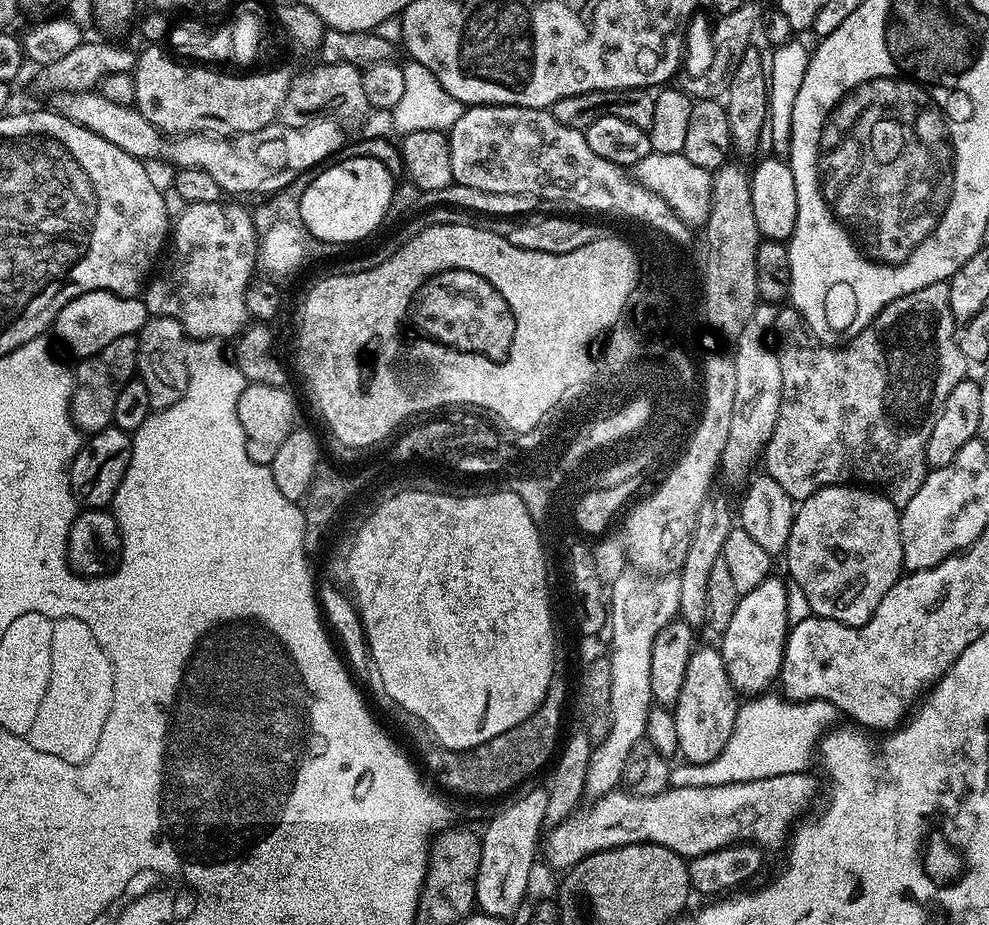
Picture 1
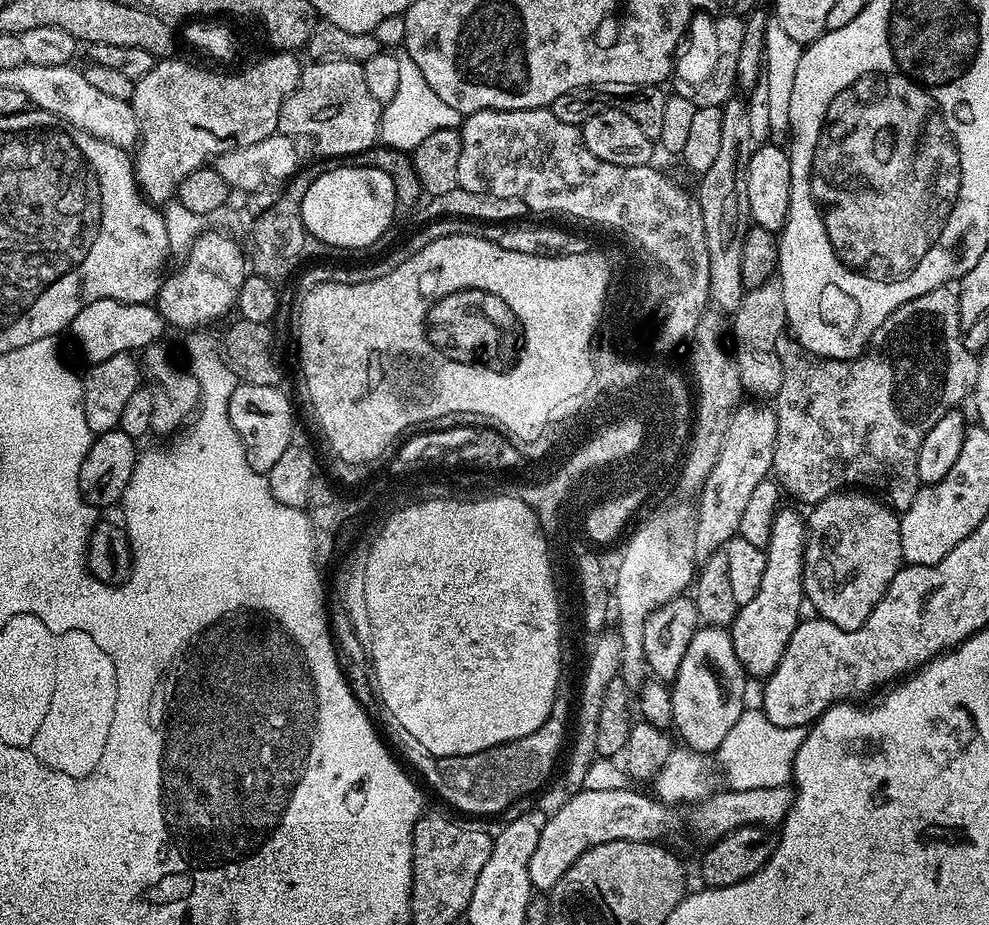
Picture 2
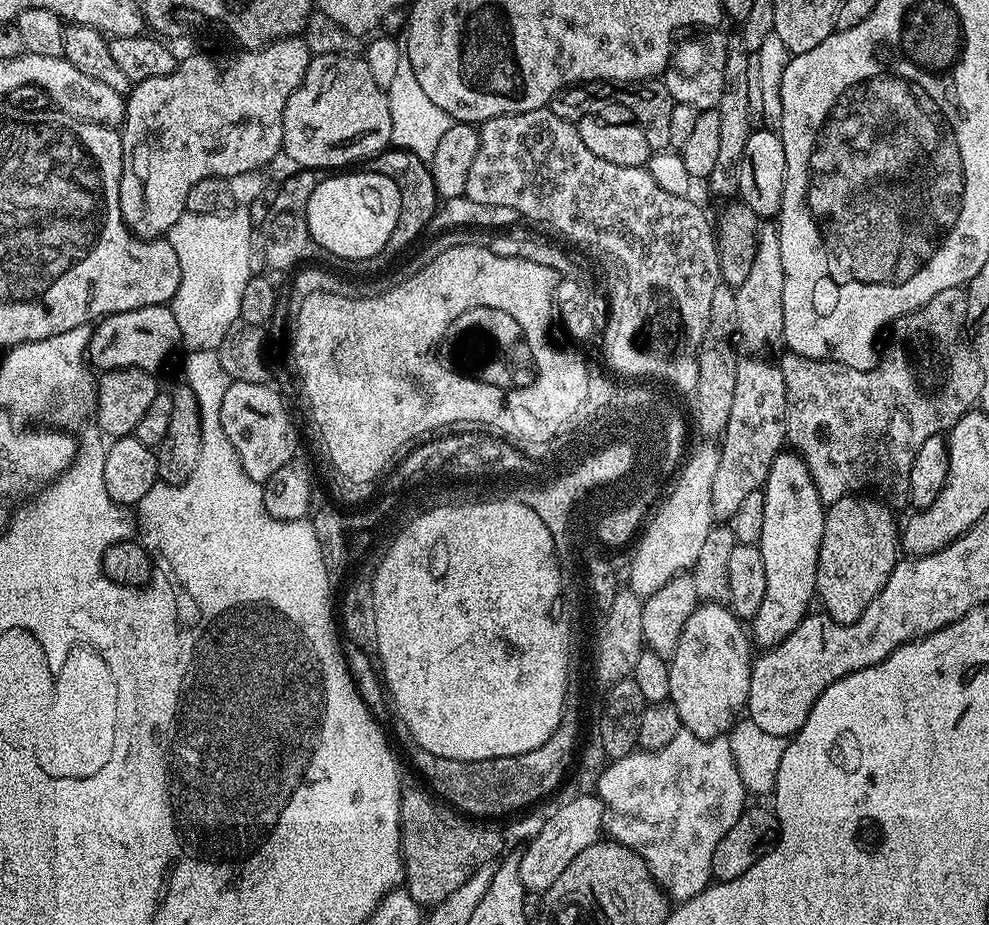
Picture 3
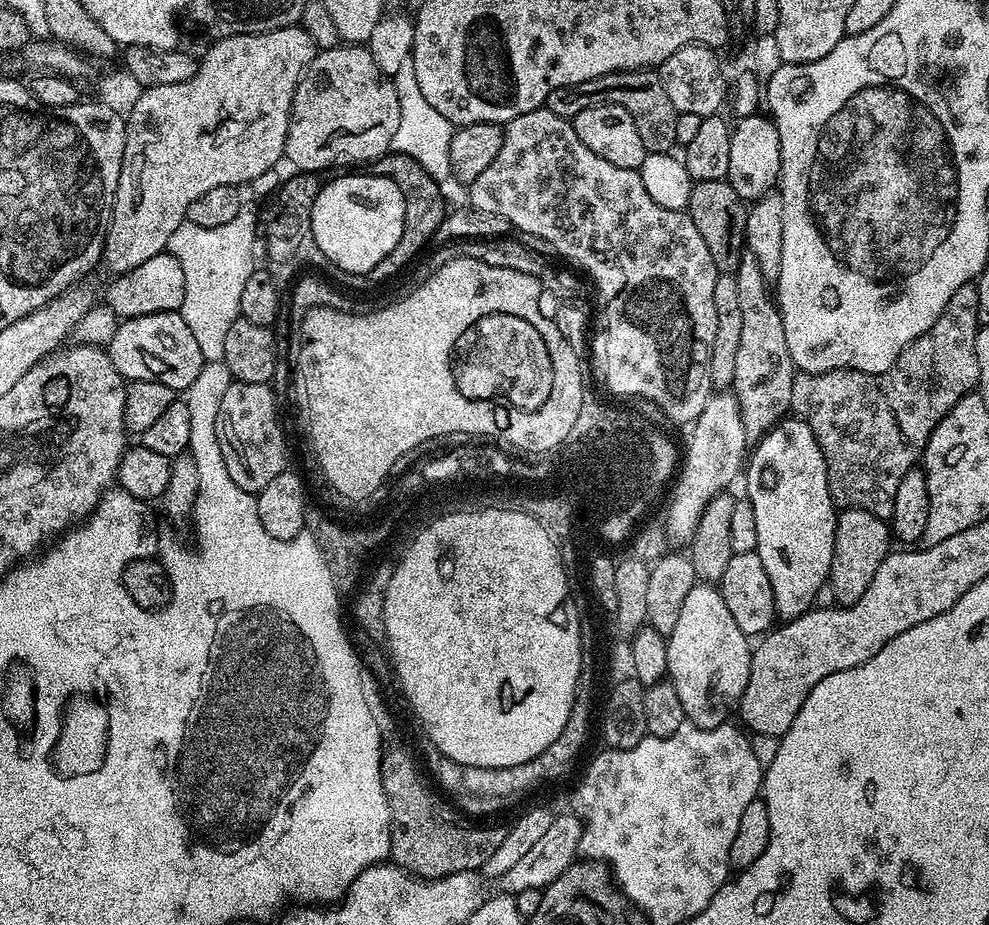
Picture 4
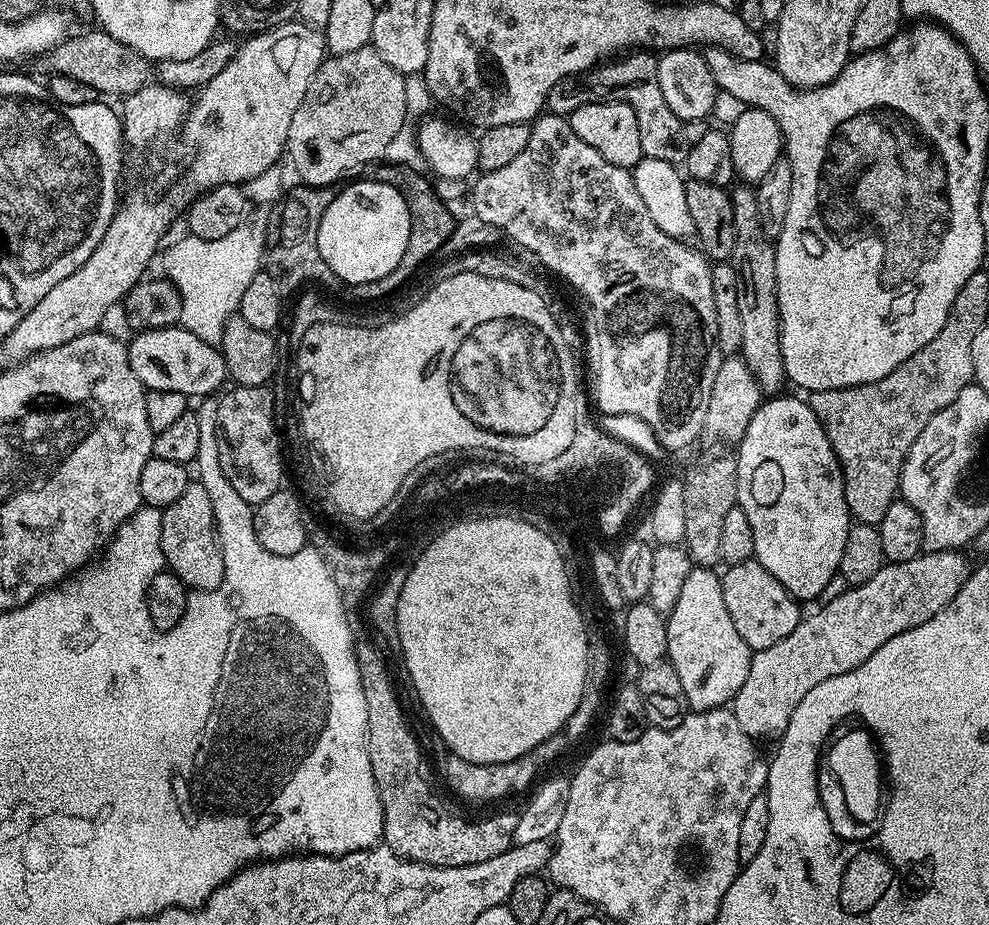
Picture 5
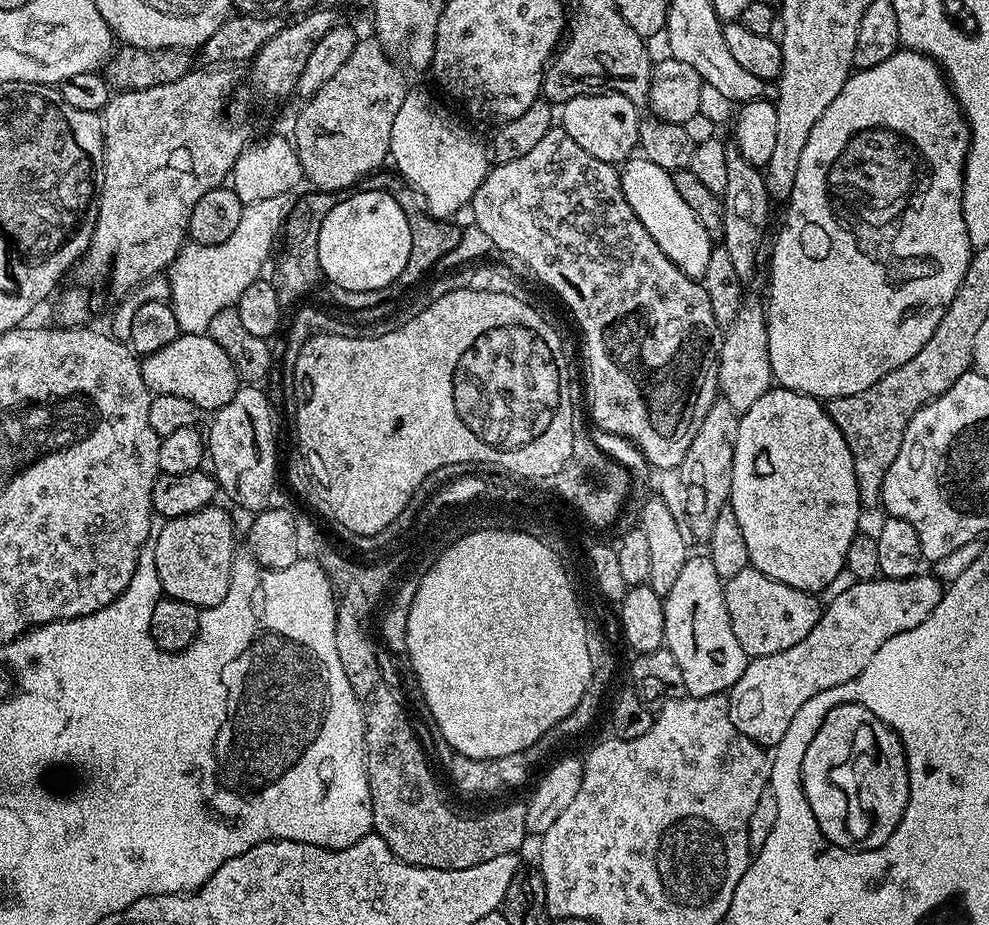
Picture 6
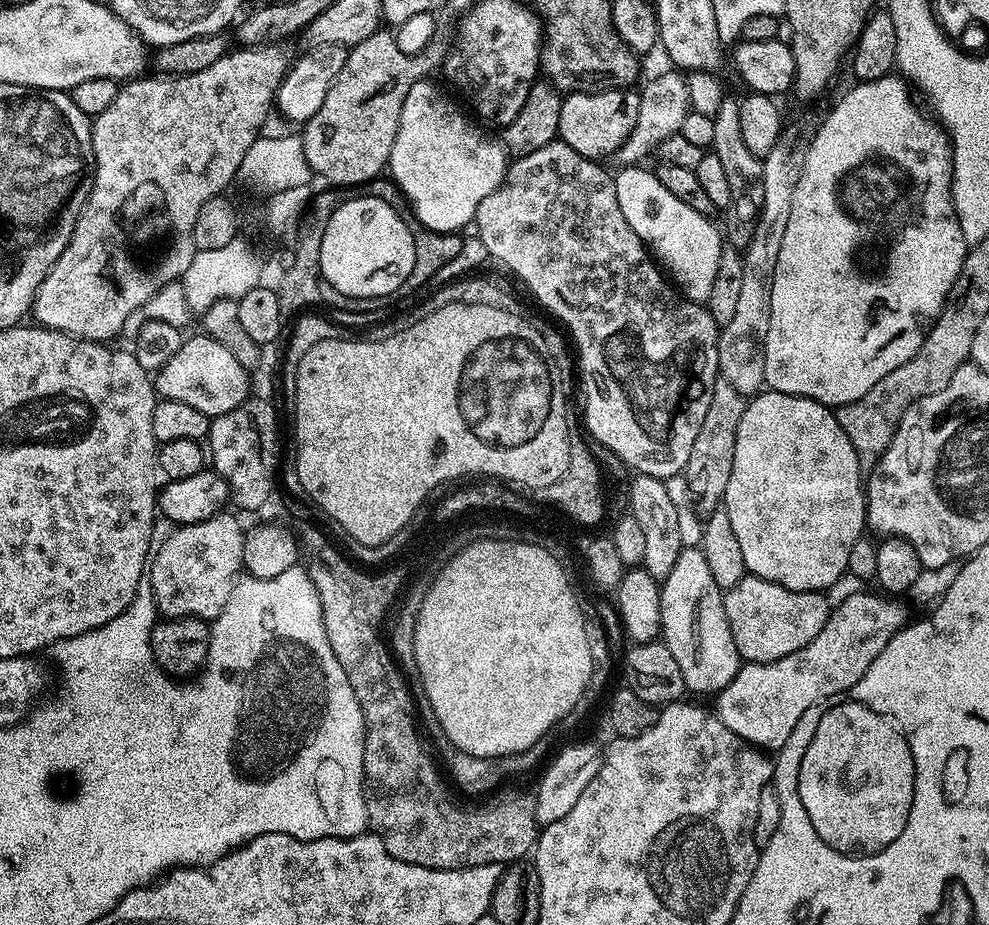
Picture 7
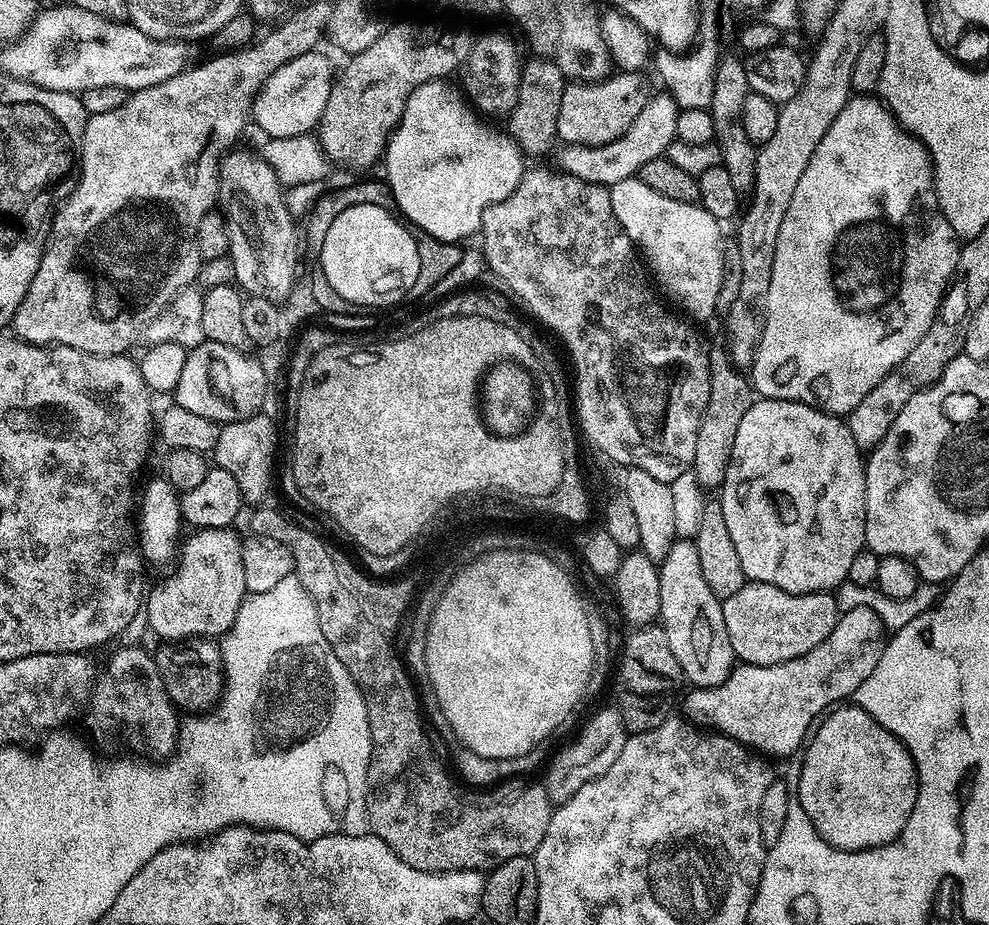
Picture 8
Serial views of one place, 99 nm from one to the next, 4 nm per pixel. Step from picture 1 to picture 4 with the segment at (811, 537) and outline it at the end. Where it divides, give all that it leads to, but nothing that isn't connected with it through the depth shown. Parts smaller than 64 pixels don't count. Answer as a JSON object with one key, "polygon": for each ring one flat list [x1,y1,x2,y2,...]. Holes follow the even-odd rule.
{"polygon":[[845,508,836,518,836,537,834,538,834,558,832,569,828,575,834,586,834,598,837,605,847,606,858,602,862,594,866,594,866,586,874,582,874,574,878,574,878,566,887,558,894,537,889,525,883,519,866,510]]}

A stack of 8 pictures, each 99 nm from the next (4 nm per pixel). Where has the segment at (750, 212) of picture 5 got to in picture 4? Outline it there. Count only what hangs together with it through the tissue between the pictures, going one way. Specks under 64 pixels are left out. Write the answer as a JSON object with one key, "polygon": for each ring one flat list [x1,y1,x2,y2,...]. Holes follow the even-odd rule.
{"polygon":[[751,258,741,260,734,275,738,286,738,302,742,309,742,334,738,334,738,350,734,354,734,378,730,388,740,407,746,438,755,442,789,415,792,407,790,390,794,390,794,378,798,369,790,358,790,346,786,346,786,330,782,326,779,307,770,291,770,282,762,274,758,262]]}

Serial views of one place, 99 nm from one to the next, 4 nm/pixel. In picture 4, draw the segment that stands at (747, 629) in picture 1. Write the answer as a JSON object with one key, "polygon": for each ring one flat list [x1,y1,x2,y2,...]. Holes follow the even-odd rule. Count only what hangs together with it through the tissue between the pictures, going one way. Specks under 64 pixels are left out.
{"polygon":[[785,418,755,441,746,460,746,476,747,472,746,498,754,506,754,519,758,525,755,552,762,558,762,566,766,566,766,578,770,578,774,590,777,617,784,622,796,620,812,611,818,590,829,583,828,575,832,569,838,509,830,494,826,458,814,438,814,430,810,430,805,420]]}

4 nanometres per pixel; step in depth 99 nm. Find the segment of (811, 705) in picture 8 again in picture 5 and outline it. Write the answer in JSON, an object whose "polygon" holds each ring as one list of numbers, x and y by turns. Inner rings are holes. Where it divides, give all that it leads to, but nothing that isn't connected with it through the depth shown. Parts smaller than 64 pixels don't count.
{"polygon":[[960,550,950,552,930,552,910,558,910,562,897,564,885,563,883,568,870,578,870,582,853,584,845,587,834,598,834,602,826,602,817,607,817,612,812,612,803,617,794,634,786,634,782,642,774,642,761,652,752,653,750,674,746,674,746,682,742,682,742,690,730,702,733,714,738,718,738,726,746,730,746,734,757,741,775,741,785,730,790,722,790,714,798,710,798,702,818,686,818,682,826,682,826,678,834,678,838,674,846,674,846,670,854,670,878,650,890,638,902,634,906,630,914,630,914,626,922,626,922,622,930,622,938,610,942,610,962,590,968,581,970,563]]}

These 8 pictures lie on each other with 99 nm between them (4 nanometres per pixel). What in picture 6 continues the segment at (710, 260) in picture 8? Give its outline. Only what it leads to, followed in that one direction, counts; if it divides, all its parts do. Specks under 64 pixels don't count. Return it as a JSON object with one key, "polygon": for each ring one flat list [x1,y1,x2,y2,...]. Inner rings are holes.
{"polygon":[[636,154,624,161,619,169,619,174,622,194,626,194,626,202,630,202,630,210,634,210,638,222,642,222,642,226,646,226,650,238,654,238,654,242,658,242,658,250,662,250,662,254,666,254,666,258,670,258,670,262,674,262,674,266,678,266,678,270,682,270,691,280,700,280,704,277,714,242,706,234,702,222,698,222,694,210,690,210,690,206,686,206,686,202,682,202,682,194,678,194,678,190,674,190,672,173,662,170,662,166,654,166,654,162,647,160,643,154]]}

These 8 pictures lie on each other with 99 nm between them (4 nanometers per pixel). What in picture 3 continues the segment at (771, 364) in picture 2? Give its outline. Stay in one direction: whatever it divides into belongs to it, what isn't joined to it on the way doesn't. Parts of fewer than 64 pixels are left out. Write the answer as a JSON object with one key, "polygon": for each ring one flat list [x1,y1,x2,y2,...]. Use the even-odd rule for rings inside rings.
{"polygon":[[761,223,758,230,758,250,754,250,754,262,750,275,736,290,736,331,749,353,760,354,767,344,779,341,784,334,784,311,782,310,782,290,784,271,782,270,782,242,780,229,775,223]]}

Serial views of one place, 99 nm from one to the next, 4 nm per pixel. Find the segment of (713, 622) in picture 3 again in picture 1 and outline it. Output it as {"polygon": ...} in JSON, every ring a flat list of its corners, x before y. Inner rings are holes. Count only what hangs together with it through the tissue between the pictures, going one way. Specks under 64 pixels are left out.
{"polygon":[[697,647,690,658,690,666,686,668,686,682,682,684,680,697,674,705,679,755,690,764,704,764,718,758,730,741,737,707,738,693,732,687,719,647]]}

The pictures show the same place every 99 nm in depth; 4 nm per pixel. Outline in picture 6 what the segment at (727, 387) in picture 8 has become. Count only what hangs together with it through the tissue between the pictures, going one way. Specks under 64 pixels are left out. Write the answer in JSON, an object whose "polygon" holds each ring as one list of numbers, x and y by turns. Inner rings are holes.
{"polygon":[[717,398,710,410,706,410,706,418,702,418,702,426,698,426,698,434,694,434,694,442,690,442,690,450,686,450,686,458,680,463,682,486,686,486,686,518,690,522,693,541,707,542,714,531,718,513,729,503,740,417,741,413,736,412,730,402]]}

